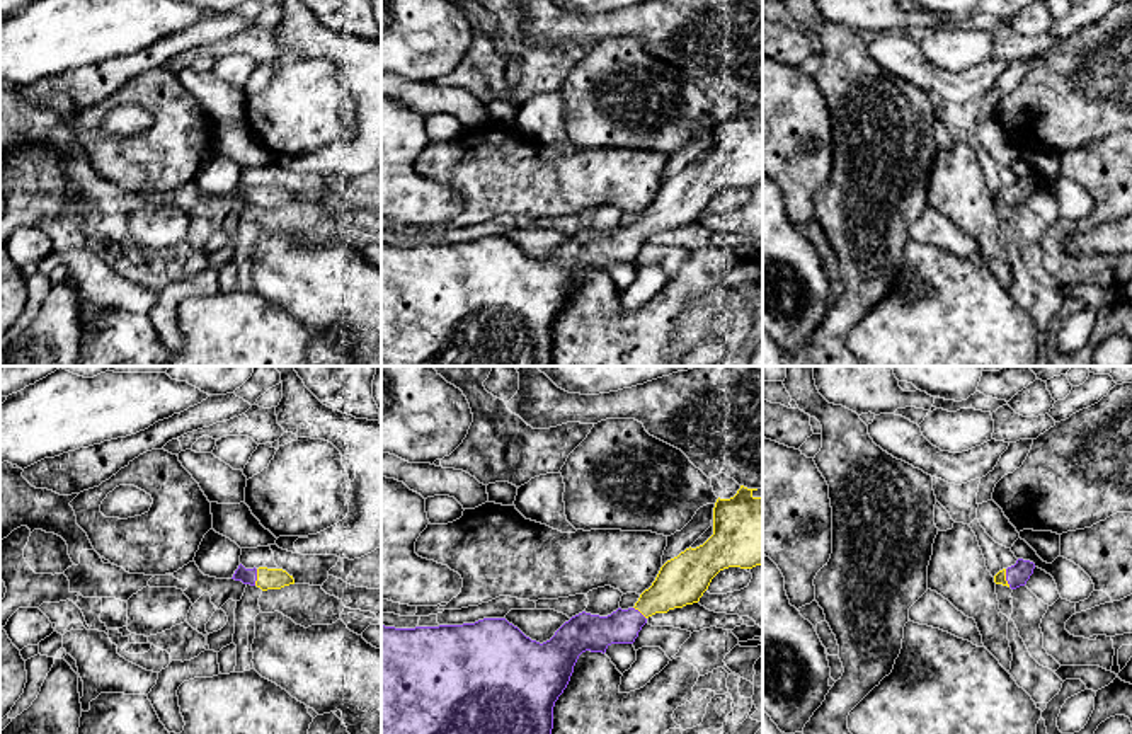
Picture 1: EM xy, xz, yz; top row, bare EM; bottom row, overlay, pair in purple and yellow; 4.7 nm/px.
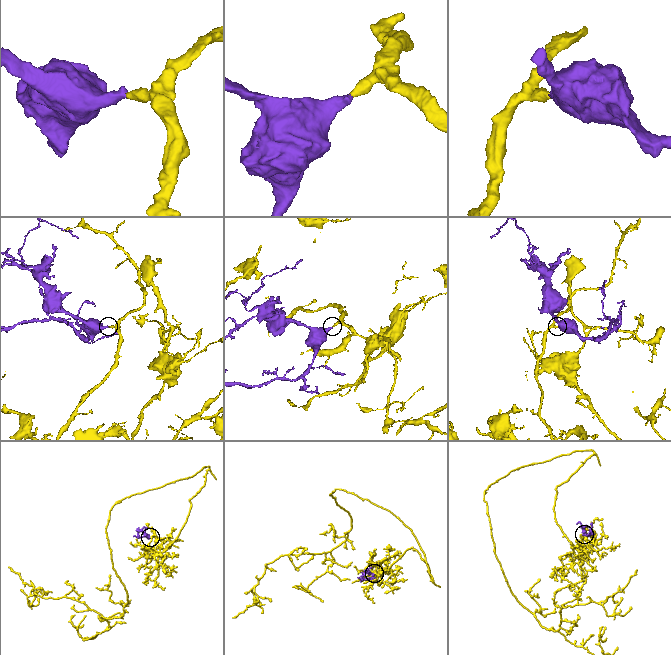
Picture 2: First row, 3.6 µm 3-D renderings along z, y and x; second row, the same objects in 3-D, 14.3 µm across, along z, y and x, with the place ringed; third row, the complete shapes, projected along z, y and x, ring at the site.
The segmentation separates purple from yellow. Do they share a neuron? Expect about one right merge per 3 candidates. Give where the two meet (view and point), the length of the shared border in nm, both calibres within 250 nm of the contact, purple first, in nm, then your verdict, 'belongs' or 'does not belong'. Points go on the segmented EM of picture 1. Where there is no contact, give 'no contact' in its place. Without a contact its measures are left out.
meets purple in xy at (256, 578); contact 80 nm long; 80 nm thick on the purple side, 100 nm on the other; belongs

